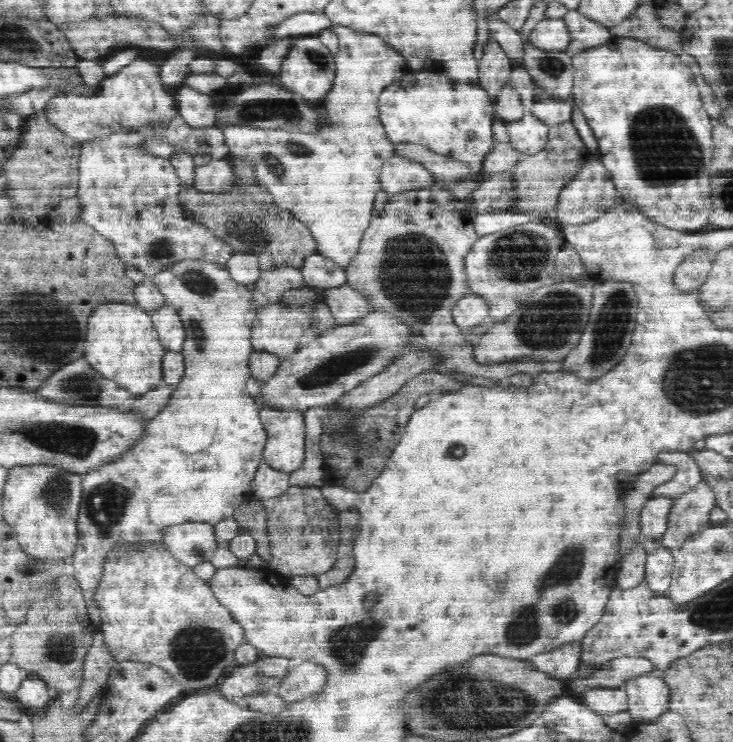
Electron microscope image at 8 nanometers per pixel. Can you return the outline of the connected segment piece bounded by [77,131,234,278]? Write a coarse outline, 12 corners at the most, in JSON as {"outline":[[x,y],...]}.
{"outline":[[83,143],[80,220],[148,278],[232,246],[180,206],[170,159]]}

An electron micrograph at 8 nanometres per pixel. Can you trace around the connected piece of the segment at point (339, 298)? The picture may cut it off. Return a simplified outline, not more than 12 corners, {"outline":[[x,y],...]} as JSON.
{"outline":[[348,285],[325,289],[324,299],[338,327],[371,312],[364,295]]}

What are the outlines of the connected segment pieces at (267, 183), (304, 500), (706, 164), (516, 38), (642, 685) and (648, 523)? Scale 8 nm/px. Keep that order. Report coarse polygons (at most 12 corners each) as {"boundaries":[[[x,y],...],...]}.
{"boundaries":[[[333,23],[329,127],[214,124],[254,185],[309,226],[346,270],[370,224],[383,164],[378,119],[406,57]],[[318,486],[262,501],[277,580],[336,564],[340,510]],[[615,35],[572,99],[618,198],[709,224],[712,117],[680,56]],[[486,16],[490,35],[515,66],[523,62],[519,32],[499,17]],[[661,674],[625,682],[636,726],[670,711],[671,687]],[[652,496],[641,510],[641,538],[660,540],[673,496]]]}

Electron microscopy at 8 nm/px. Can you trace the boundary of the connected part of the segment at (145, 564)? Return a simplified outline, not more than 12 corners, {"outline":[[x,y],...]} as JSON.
{"outline":[[116,540],[90,599],[118,663],[188,690],[242,628],[162,540]]}

